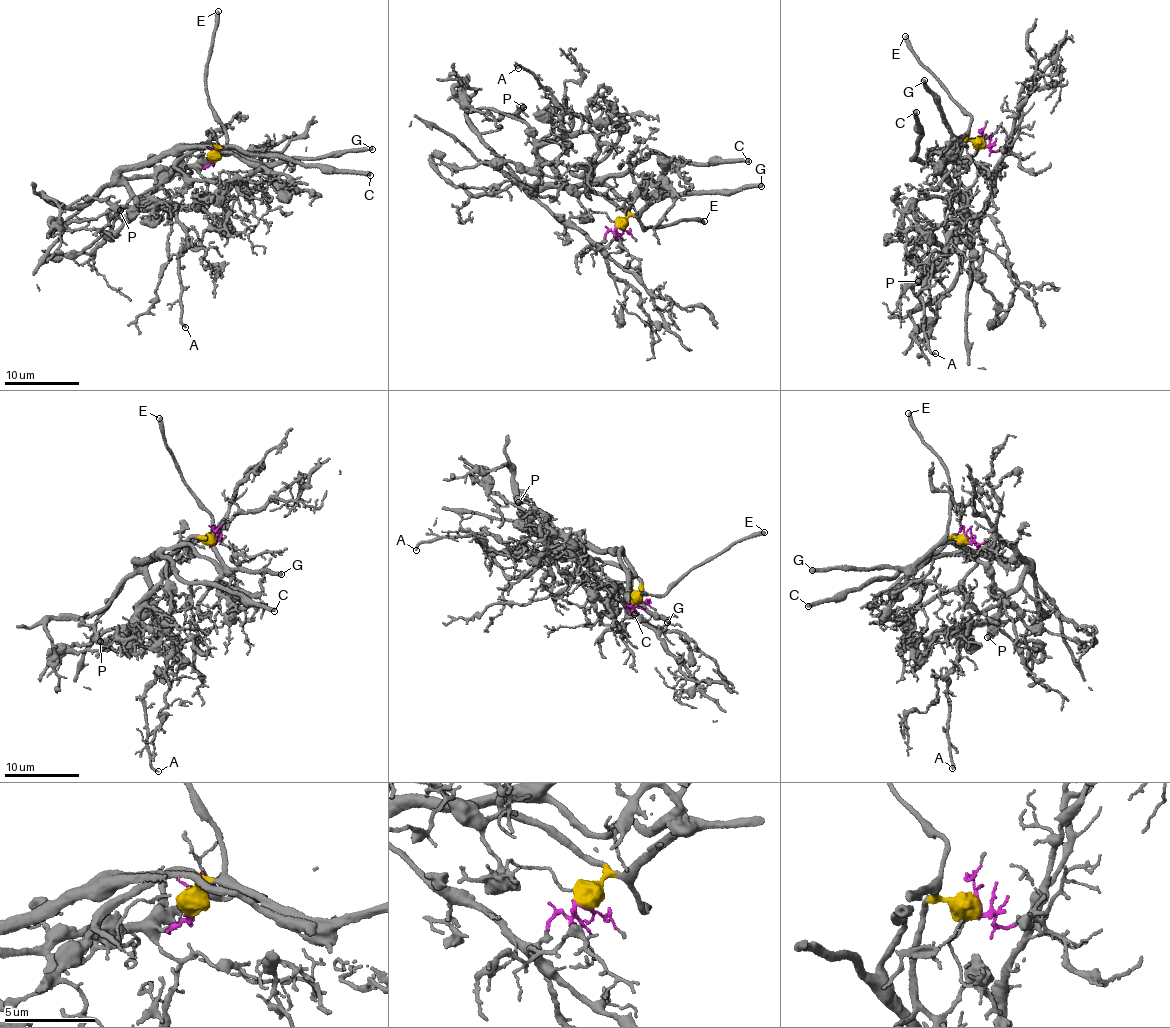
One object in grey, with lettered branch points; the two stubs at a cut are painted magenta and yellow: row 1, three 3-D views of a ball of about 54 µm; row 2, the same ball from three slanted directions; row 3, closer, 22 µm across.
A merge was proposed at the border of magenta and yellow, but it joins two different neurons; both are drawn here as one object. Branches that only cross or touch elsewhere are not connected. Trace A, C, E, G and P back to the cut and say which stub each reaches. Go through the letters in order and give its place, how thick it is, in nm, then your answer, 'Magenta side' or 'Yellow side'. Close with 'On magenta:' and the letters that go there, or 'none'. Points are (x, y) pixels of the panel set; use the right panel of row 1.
A: Place: (935, 353). Thickness 180 nm. Magenta side
C: Place: (916, 112). Thickness 400 nm. Magenta side
E: Place: (905, 36). Thickness 360 nm. Yellow side
G: Place: (924, 80). Thickness 420 nm. Yellow side
P: Place: (918, 281). Thickness 550 nm. Magenta side
On magenta: A, C, P

